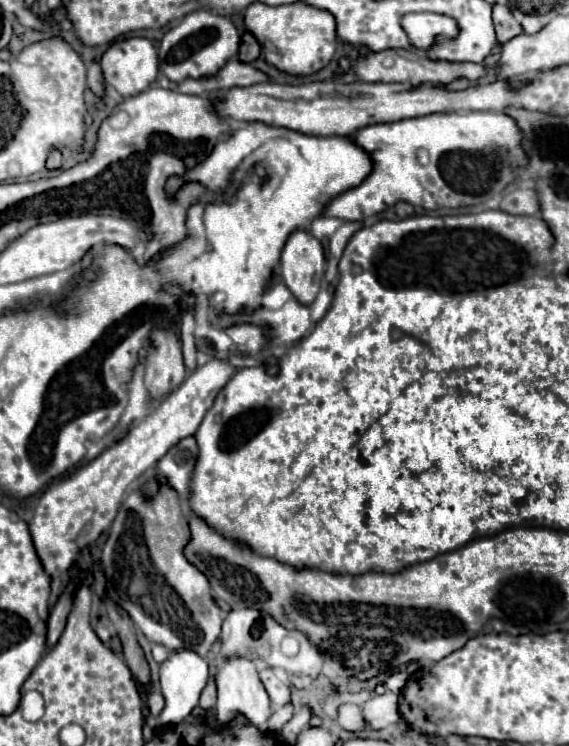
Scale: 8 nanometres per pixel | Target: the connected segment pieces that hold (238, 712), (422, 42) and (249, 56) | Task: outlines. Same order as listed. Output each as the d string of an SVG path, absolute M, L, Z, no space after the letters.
M231 658L221 662L217 674L217 726L227 728L235 716L243 716L251 726L263 726L271 718L269 696L257 676L257 668L249 658Z
M435 12L407 14L403 18L403 30L407 32L413 48L427 52L435 44L437 36L445 38L457 36L457 20Z
M245 32L241 38L241 48L239 48L239 60L241 62L253 62L259 58L259 44L251 32Z

